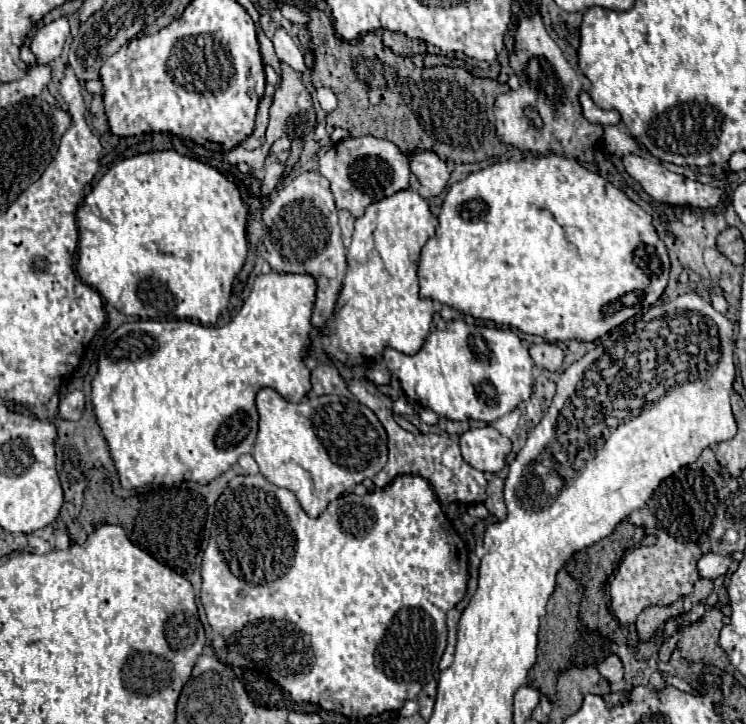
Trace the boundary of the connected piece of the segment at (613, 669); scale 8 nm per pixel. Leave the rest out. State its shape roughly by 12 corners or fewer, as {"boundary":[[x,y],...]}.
{"boundary":[[610,654],[598,672],[608,682],[620,682],[624,668],[618,656]]}

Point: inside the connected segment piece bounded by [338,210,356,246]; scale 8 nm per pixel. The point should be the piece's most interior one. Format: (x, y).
(346, 219)

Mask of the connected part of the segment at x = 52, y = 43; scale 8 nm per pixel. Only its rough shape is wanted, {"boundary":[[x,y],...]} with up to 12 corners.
{"boundary":[[68,20],[42,26],[30,48],[38,62],[62,54],[70,36]]}

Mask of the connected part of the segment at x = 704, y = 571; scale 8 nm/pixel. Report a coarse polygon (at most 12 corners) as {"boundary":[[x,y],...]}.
{"boundary":[[704,554],[698,574],[708,580],[724,576],[730,556]]}

